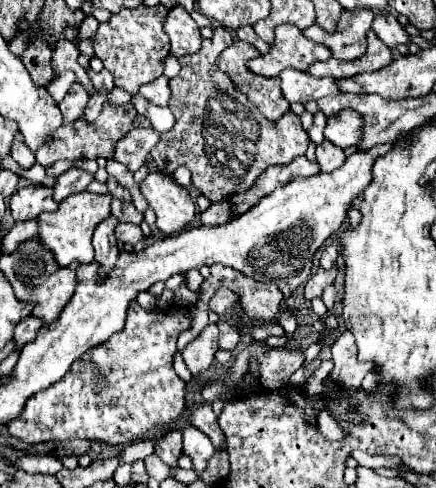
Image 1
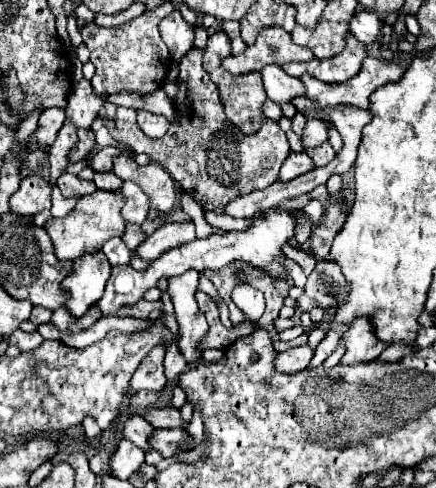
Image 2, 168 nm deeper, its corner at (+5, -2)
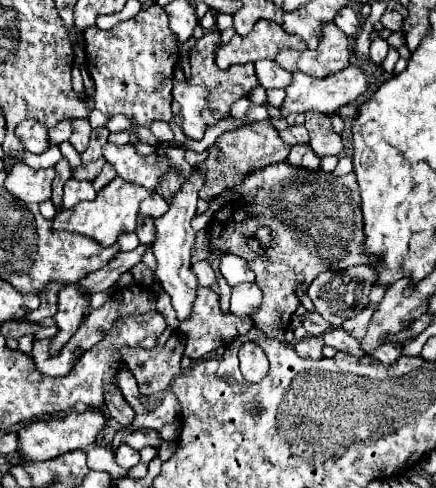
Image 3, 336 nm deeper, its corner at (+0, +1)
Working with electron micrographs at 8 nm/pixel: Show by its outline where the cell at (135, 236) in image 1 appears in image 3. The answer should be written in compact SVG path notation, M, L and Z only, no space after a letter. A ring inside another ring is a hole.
M139 218L135 232L137 232L141 244L147 244L147 246L153 244L155 242L155 224L153 224L153 218Z

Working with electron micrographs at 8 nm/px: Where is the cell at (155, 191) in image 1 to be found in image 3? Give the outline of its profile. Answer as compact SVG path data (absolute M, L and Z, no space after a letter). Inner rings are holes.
M105 144L103 158L117 170L117 176L121 176L127 182L141 184L149 192L155 190L161 174L167 174L169 170L165 154L139 156L131 144L125 146Z

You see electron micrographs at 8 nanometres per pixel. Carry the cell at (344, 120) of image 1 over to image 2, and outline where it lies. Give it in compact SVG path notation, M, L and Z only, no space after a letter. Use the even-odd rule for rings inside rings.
M308 119L306 127L304 127L304 135L302 135L304 149L320 147L324 141L328 141L328 131L330 129L332 129L332 125L324 119Z

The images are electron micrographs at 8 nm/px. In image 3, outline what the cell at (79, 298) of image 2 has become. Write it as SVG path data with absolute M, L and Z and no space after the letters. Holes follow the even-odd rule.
M67 284L59 292L57 314L53 316L59 332L51 338L51 344L49 344L51 356L57 356L63 348L63 344L67 344L67 340L77 332L77 328L81 324L81 318L83 318L83 310L87 306L89 306L89 296L79 294L77 284Z

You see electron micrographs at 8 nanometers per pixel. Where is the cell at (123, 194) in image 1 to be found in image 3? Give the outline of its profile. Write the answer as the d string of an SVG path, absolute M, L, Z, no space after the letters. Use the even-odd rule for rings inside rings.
M105 164L105 166L103 166L103 170L101 170L101 174L93 180L93 188L99 192L99 190L101 190L105 184L109 184L115 176L117 176L115 168L111 168L111 164Z

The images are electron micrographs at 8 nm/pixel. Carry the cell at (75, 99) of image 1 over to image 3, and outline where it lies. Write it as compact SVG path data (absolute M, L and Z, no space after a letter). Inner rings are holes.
M25 120L23 124L19 124L15 128L15 134L19 136L19 140L23 140L23 146L27 152L31 154L41 154L49 148L47 144L47 128L41 126L35 120Z

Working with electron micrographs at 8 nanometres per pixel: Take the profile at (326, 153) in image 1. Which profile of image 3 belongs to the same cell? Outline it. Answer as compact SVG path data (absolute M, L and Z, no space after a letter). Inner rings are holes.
M309 110L305 114L305 118L307 118L305 128L309 130L309 144L311 144L313 152L321 158L327 154L339 156L343 152L343 142L341 142L341 136L333 132L329 116Z

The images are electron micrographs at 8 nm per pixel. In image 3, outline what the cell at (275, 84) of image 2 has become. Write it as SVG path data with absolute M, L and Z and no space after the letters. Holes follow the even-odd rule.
M257 60L255 76L263 88L287 88L291 84L291 72L283 70L273 60Z

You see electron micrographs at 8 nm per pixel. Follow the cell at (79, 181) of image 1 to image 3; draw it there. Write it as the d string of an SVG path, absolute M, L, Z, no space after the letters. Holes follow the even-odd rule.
M69 180L67 184L65 184L65 196L63 196L63 208L71 208L71 206L75 206L77 202L81 202L81 198L79 198L79 180Z

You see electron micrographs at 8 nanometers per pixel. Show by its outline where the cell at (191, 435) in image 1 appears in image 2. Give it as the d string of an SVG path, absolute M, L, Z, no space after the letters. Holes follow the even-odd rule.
M156 429L150 445L160 451L164 457L172 457L176 453L184 453L188 449L182 447L182 441L188 441L190 435L184 429Z

